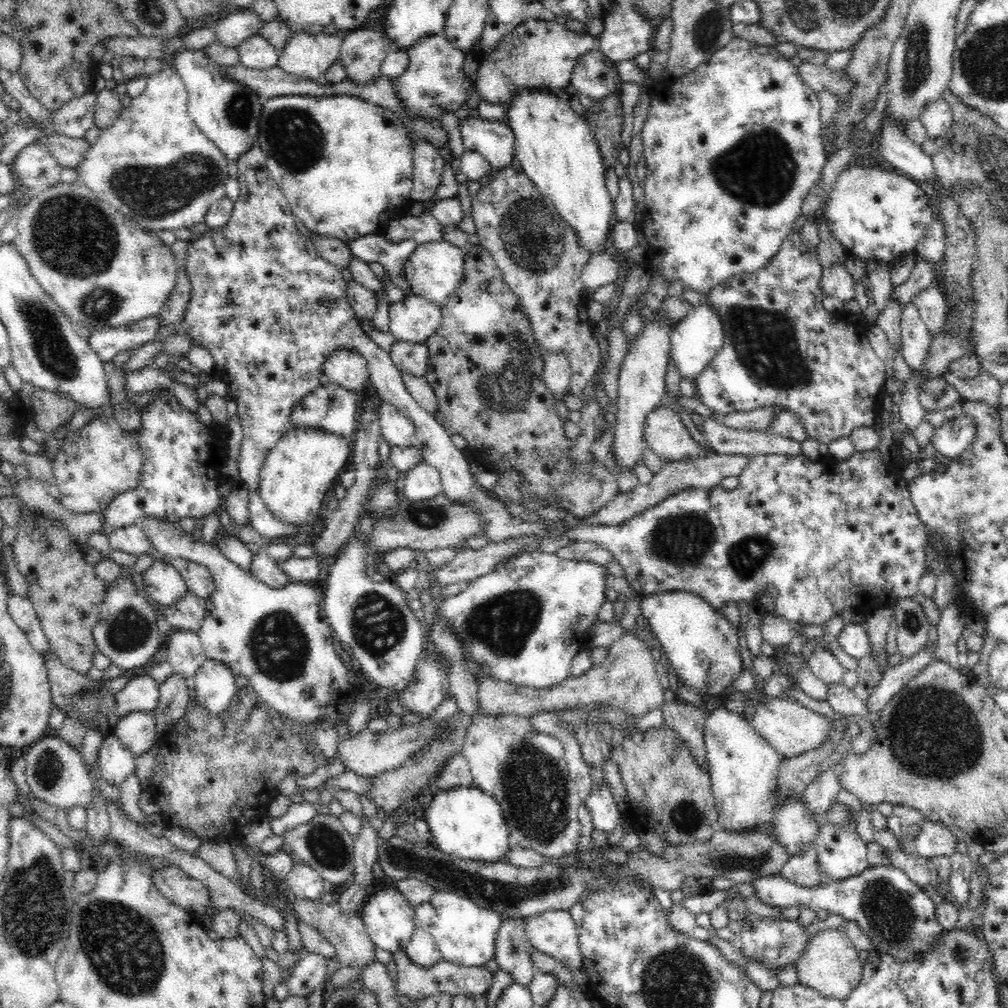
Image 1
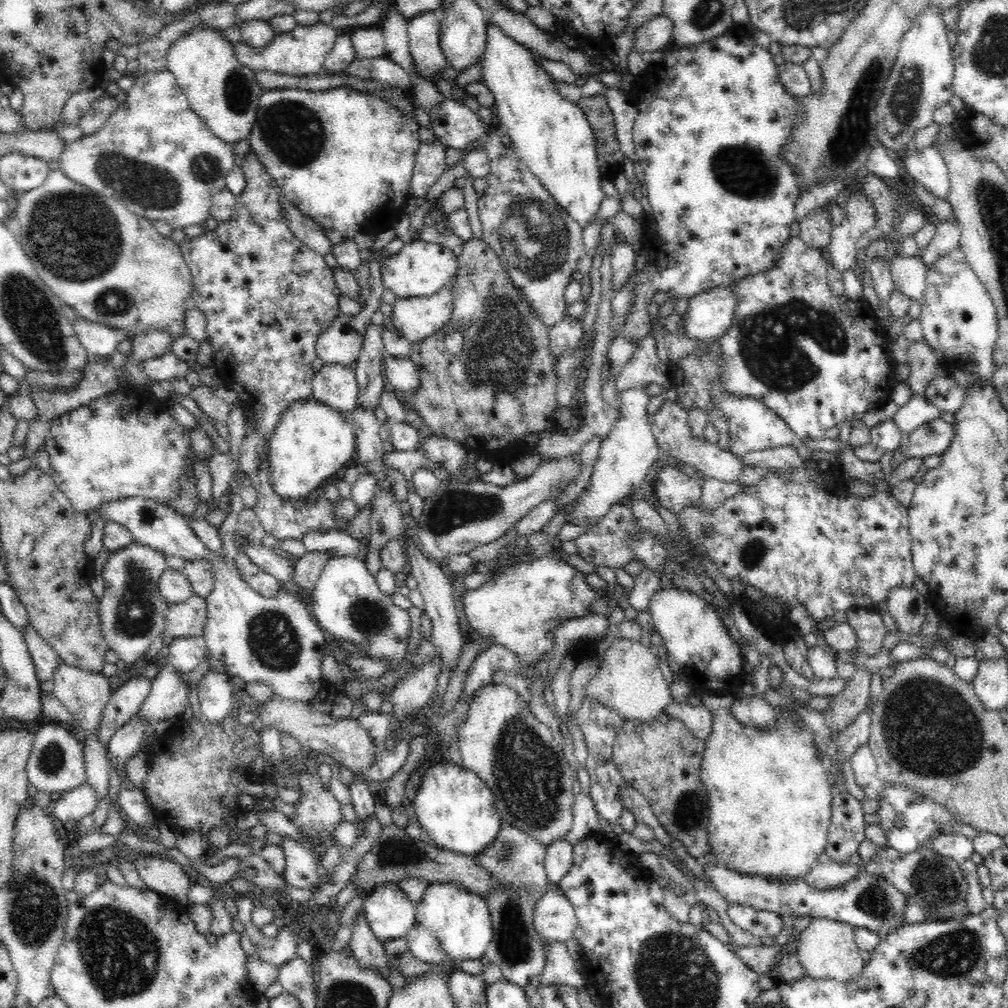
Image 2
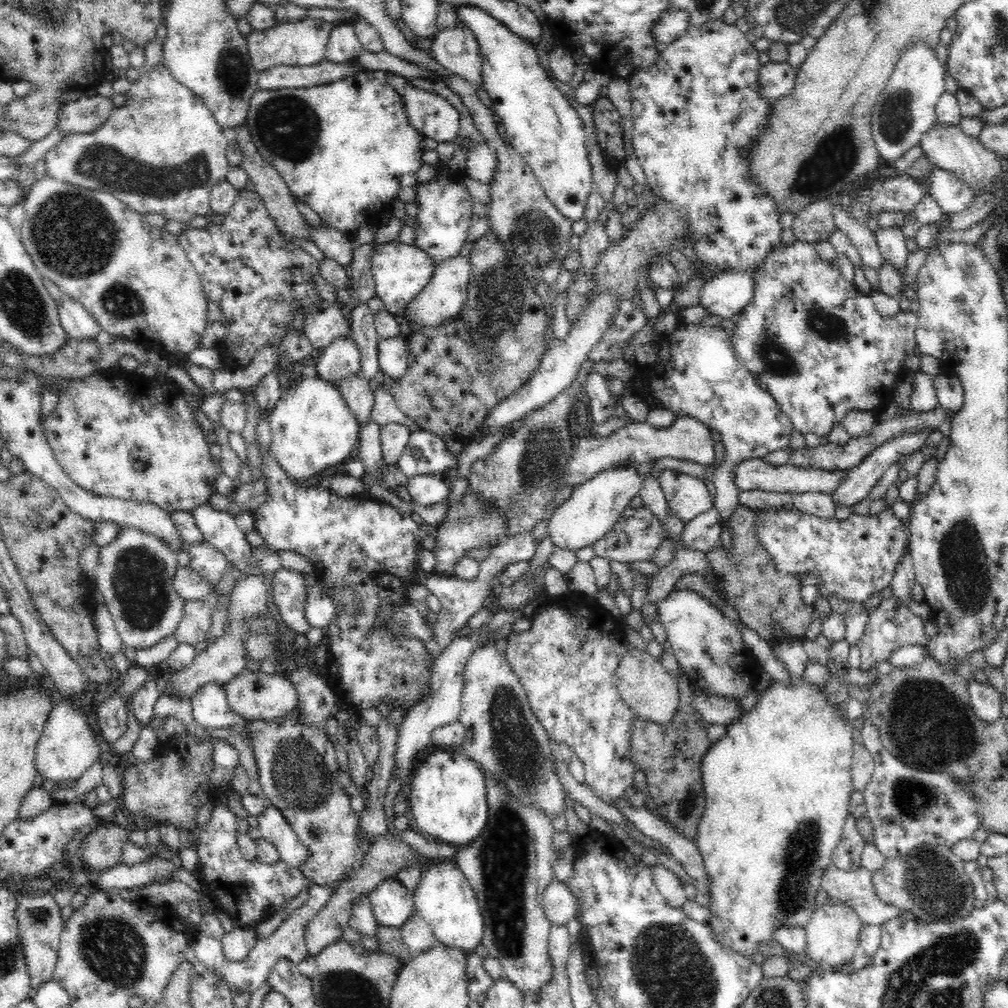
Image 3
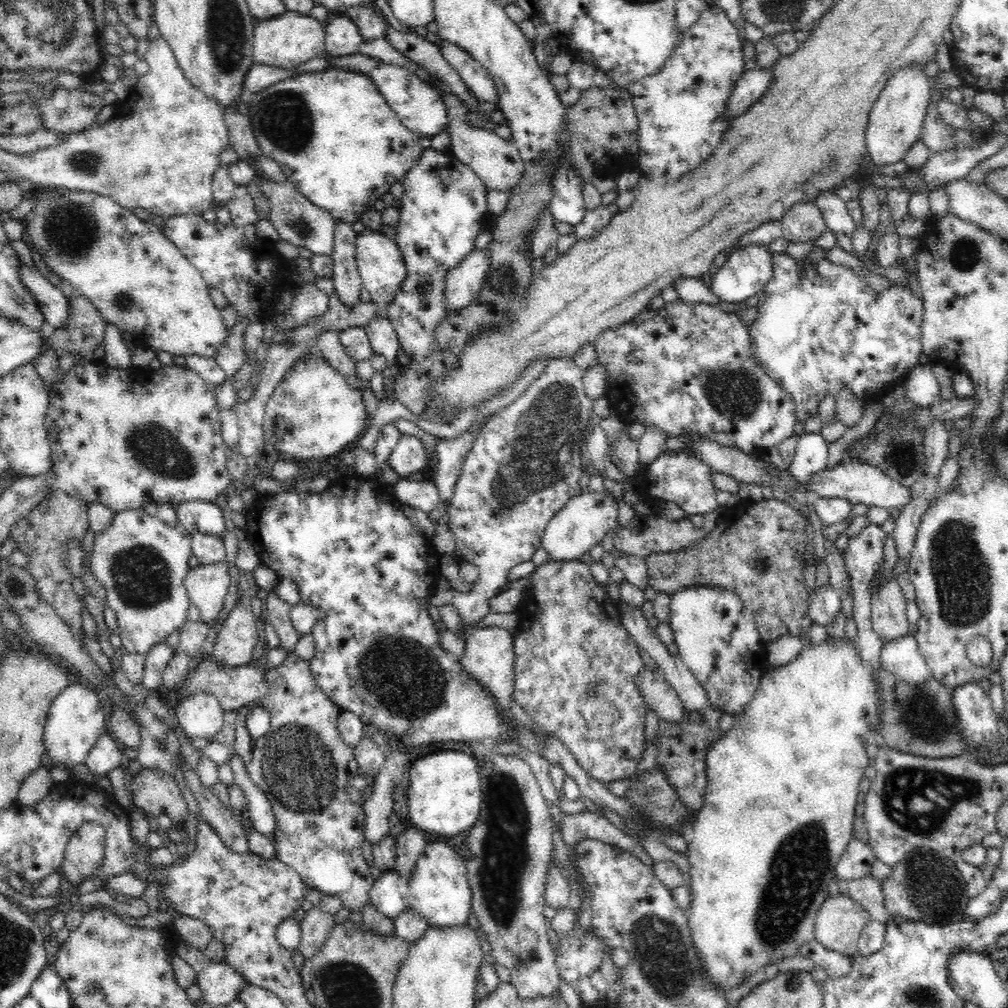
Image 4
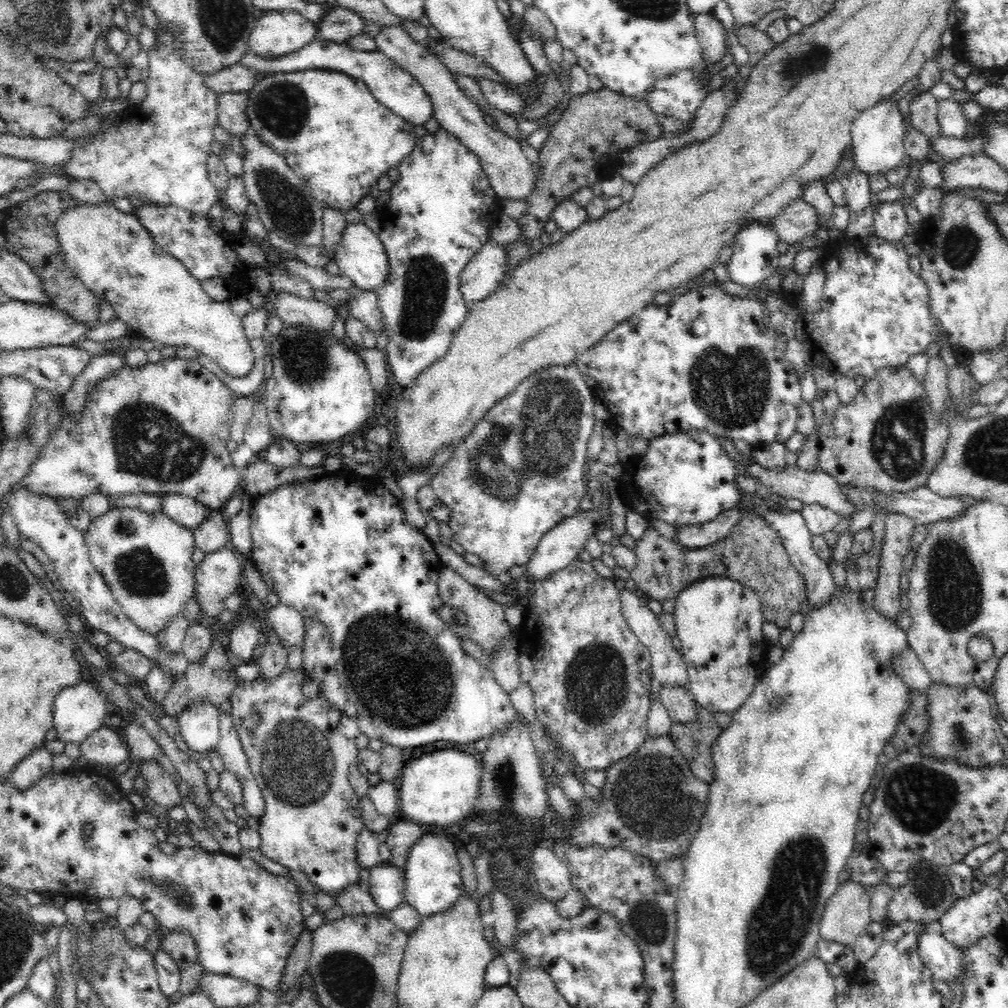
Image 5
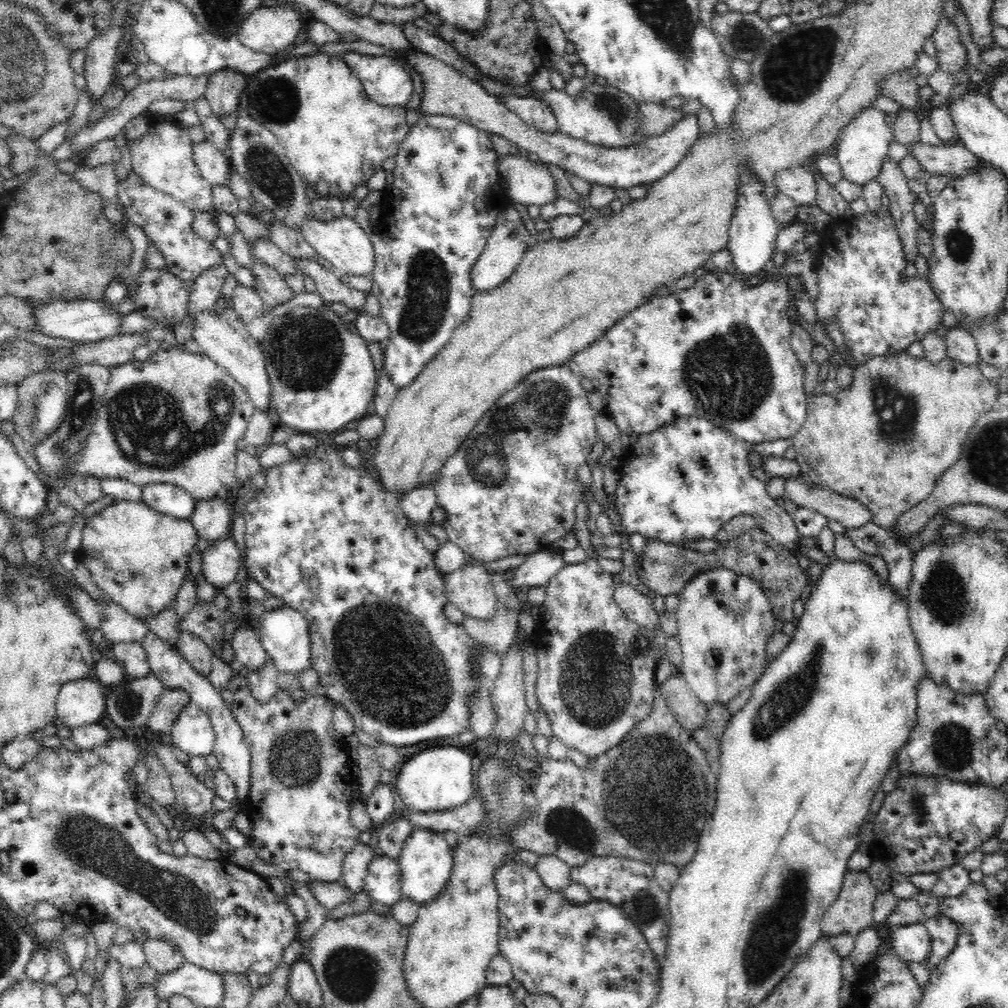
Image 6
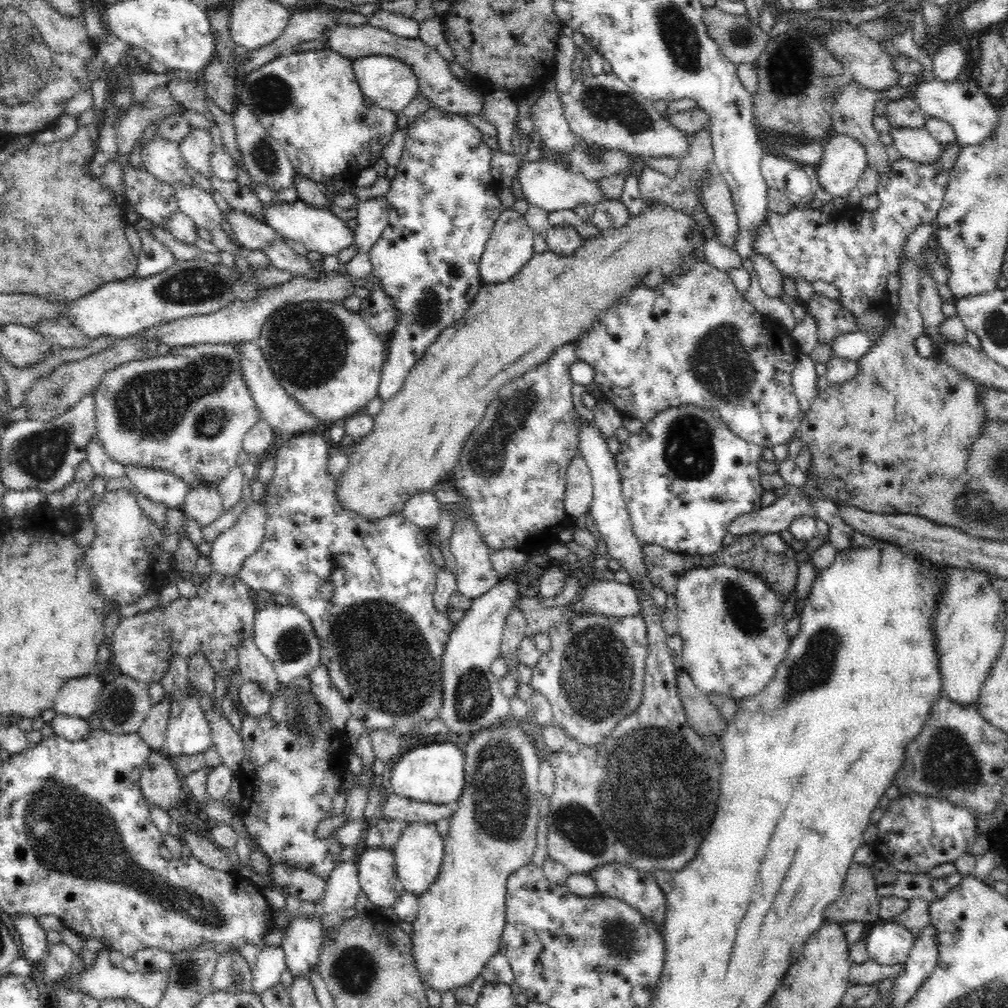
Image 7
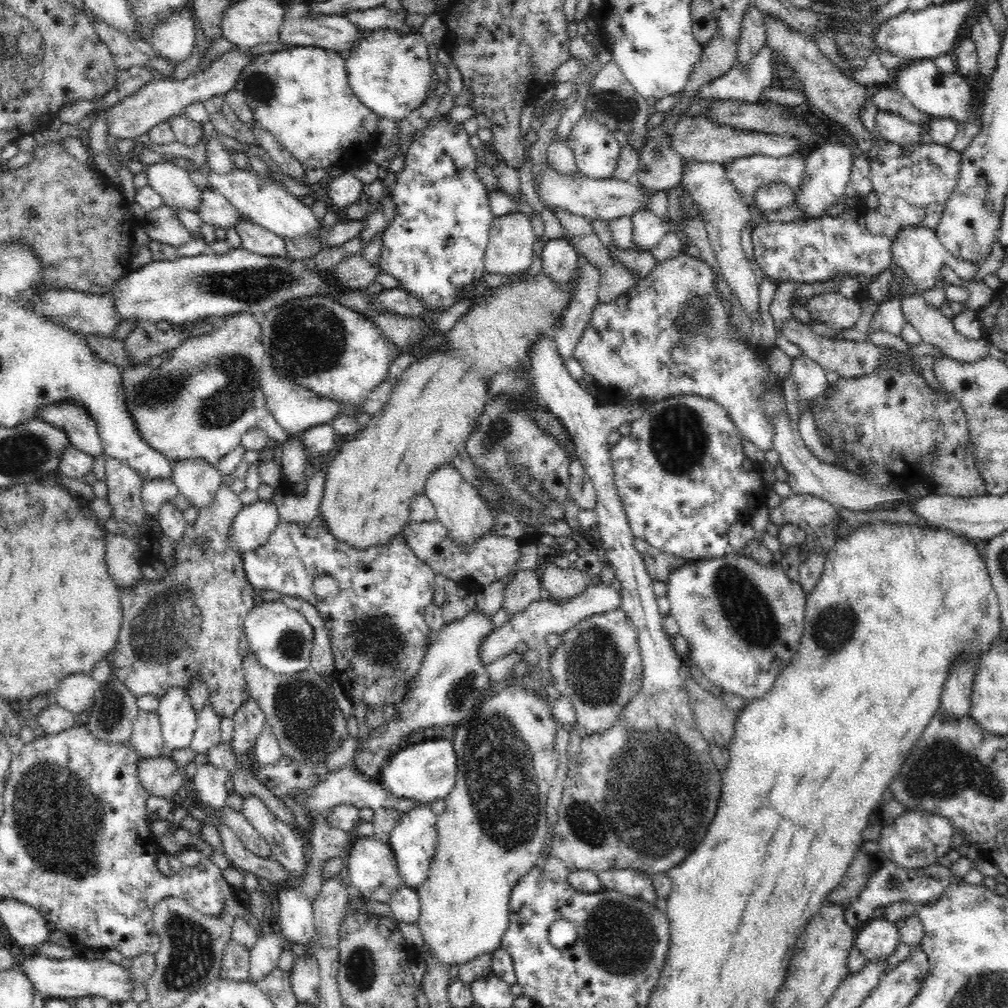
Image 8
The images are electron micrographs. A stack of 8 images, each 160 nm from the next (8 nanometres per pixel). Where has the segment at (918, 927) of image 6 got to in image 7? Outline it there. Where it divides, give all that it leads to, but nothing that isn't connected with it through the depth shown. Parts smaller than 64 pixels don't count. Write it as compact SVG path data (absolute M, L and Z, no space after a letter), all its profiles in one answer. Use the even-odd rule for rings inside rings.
M892 921L873 926L864 937L869 958L883 965L903 964L914 948L914 934Z

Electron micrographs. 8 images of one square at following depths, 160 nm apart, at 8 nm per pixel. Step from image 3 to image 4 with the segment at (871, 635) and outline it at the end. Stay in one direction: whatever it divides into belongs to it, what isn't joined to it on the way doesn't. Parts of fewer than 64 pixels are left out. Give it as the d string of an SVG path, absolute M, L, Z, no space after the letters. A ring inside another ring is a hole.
M892 573L878 585L871 600L872 628L883 644L908 634L906 598Z

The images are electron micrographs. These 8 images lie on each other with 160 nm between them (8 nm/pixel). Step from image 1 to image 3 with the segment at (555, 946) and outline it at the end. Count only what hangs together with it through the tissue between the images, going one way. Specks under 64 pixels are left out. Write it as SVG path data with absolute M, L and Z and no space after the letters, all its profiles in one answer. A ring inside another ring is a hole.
M565 881L550 882L545 888L542 905L552 925L565 925L576 914L576 900Z

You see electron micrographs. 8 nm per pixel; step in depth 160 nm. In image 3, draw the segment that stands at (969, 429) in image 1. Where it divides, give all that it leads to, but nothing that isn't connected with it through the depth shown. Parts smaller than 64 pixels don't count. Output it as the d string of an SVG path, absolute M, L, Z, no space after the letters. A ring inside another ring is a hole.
M924 428L924 430L920 430L920 432L915 432L915 430L914 432L904 432L902 436L880 444L878 448L870 452L867 458L864 458L864 460L860 462L859 466L848 470L846 478L844 478L844 480L838 484L838 488L832 492L832 502L834 502L835 506L838 506L838 504L842 504L842 506L853 506L861 500L864 500L864 498L867 498L872 487L880 480L882 474L888 470L888 467L898 462L900 458L908 458L913 452L916 452L916 450L924 446L924 444L926 444L926 438L928 438L930 432L933 431L931 428Z

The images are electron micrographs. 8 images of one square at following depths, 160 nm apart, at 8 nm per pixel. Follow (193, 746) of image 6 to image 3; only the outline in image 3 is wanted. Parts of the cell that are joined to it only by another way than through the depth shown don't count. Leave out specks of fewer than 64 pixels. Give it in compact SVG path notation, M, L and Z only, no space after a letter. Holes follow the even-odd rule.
M210 682L192 696L192 716L204 729L228 729L234 724L248 728L248 720L236 715L228 705L224 685Z

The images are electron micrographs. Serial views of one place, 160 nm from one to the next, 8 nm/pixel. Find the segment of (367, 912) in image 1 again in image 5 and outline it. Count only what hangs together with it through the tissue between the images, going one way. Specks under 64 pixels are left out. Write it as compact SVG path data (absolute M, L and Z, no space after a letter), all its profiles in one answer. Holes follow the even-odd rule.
M383 863L369 870L369 893L384 912L404 903L405 876L403 869Z

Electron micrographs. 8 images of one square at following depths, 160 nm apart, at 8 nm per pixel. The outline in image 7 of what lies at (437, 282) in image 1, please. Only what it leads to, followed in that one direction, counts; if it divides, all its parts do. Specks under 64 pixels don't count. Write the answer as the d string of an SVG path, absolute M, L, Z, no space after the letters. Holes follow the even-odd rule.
M302 200L294 202L282 201L282 204L271 206L265 203L264 223L274 230L278 237L301 243L307 251L316 251L323 255L337 256L341 250L356 245L354 232L340 218L329 210L319 210Z

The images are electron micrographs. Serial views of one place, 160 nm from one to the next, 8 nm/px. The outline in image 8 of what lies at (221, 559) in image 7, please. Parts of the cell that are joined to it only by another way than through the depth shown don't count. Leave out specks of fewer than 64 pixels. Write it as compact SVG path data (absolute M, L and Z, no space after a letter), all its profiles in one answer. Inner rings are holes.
M259 499L249 505L244 504L230 526L226 543L230 549L242 554L256 550L267 541L278 522L277 506L272 500Z

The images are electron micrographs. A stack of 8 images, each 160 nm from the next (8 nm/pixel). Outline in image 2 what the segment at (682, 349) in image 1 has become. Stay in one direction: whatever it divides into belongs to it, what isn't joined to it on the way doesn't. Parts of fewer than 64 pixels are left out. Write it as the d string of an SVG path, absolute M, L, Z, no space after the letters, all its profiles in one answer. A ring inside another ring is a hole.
M733 284L717 286L693 296L682 317L685 335L698 343L716 344L732 325L736 304L738 297Z

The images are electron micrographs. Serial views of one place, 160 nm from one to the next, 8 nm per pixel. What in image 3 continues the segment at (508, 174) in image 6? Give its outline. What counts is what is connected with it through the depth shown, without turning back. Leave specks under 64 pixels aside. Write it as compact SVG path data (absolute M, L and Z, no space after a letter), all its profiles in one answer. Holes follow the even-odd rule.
M485 140L472 144L466 155L464 174L477 182L491 184L498 168L498 155Z

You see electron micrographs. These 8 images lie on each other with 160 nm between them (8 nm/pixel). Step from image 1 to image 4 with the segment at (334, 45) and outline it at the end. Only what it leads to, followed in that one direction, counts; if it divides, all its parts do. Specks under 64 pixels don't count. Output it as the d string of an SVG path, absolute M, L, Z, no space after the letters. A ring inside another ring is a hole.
M284 11L277 17L261 20L253 32L253 57L256 63L292 69L311 58L324 56L325 25L309 14Z

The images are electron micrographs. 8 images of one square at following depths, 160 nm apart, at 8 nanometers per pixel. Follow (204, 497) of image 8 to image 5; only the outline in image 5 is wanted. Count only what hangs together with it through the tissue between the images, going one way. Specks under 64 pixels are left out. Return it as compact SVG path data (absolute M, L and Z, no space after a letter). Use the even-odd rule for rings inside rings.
M213 509L211 513L193 530L196 547L199 547L207 555L229 542L229 523L223 514L223 510Z

